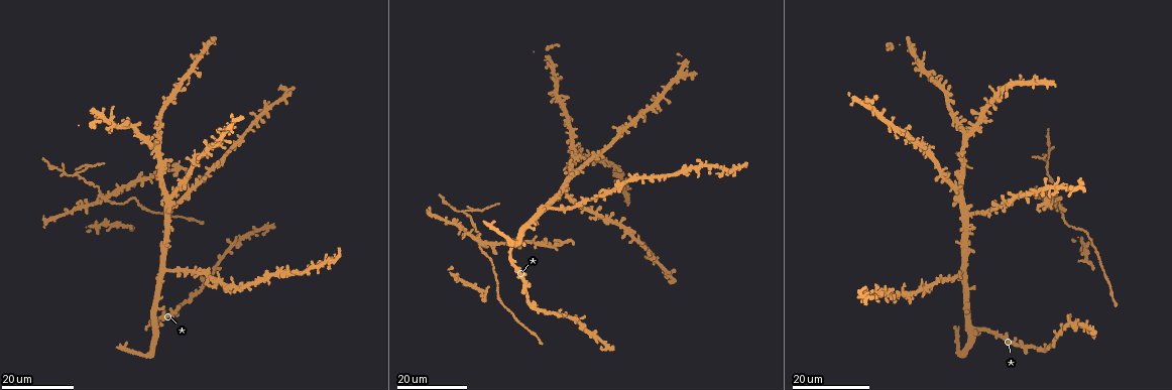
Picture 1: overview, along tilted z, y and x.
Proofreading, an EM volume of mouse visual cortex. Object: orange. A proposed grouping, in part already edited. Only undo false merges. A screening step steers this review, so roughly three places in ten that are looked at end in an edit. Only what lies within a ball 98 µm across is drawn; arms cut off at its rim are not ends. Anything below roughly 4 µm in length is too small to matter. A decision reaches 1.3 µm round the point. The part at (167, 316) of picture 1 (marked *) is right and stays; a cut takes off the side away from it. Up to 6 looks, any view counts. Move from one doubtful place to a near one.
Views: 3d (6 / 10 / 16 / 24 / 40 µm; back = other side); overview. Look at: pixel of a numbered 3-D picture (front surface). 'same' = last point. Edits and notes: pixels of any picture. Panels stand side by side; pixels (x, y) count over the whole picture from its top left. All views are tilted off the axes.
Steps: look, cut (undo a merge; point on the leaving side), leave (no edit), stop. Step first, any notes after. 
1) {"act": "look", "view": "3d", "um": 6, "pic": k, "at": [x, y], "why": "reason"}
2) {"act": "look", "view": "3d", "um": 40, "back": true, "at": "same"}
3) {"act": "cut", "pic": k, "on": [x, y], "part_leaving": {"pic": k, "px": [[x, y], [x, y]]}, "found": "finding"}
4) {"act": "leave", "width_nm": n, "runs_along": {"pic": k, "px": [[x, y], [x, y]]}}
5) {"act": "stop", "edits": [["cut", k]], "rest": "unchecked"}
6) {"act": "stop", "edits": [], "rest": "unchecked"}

{"act": "look", "view": "3d", "um": 16, "pic": 1, "at": [88, 183], "why": "sudden change in width"}

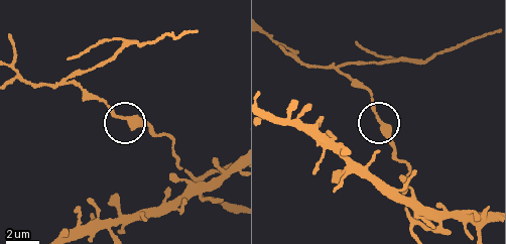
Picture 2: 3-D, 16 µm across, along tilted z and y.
{"act": "look", "view": "3d", "um": 6, "pic": 2, "at": [126, 118], "why": "closer look"}

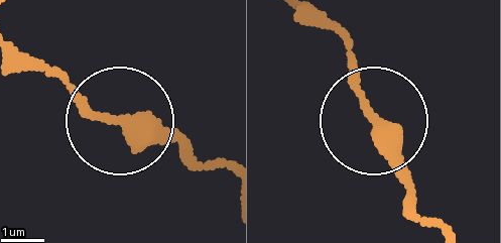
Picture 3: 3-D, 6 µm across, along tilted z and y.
{"act": "leave", "runs_along": {"pic": 3, "px": [[220, 165], [91, 111], [42, 68]]}, "found": "all the same cell"}

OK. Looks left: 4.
{"act": "look", "view": "3d", "um": 24, "pic": 1, "at": [109, 119], "why": "thin arm on a thick one"}

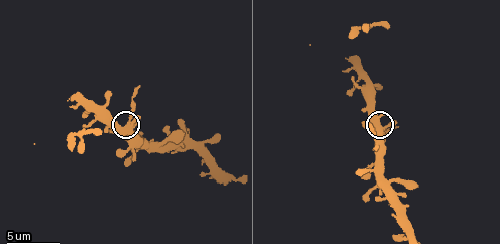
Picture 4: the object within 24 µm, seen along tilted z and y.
{"act": "look", "view": "3d", "um": 6, "pic": 4, "at": [123, 128], "why": "zoom in"}

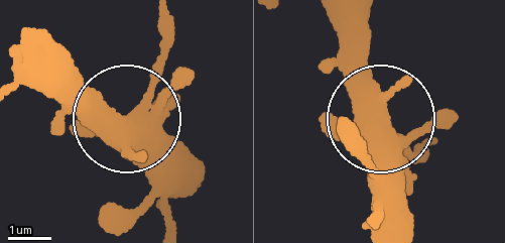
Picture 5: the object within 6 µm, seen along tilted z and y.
{"act": "leave", "runs_along": {"pic": 5, "px": [[207, 170], [131, 114], [158, 33]]}, "found": "continuous, no second cell"}

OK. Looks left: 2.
{"act": "look", "view": "3d", "um": 24, "pic": 1, "at": [462, 211], "why": "two arms in line, one across"}

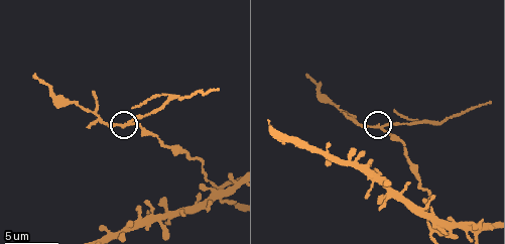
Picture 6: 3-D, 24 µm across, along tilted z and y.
{"act": "look", "view": "3d", "um": 10, "pic": 6, "at": [383, 127]}

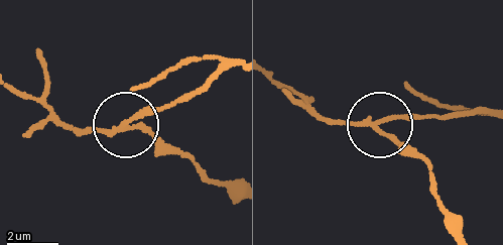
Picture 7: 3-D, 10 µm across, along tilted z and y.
{"act": "cut", "pic": 7, "on": [152, 108], "side_arm_um": 12, "part_leaving": {"pic": 7, "px": [[124, 126], [198, 96], [232, 67]]}, "found": "two cells meet here"}

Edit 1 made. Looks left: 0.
{"act": "stop", "edits": [["cut", 7]], "rest": "unchecked"}

